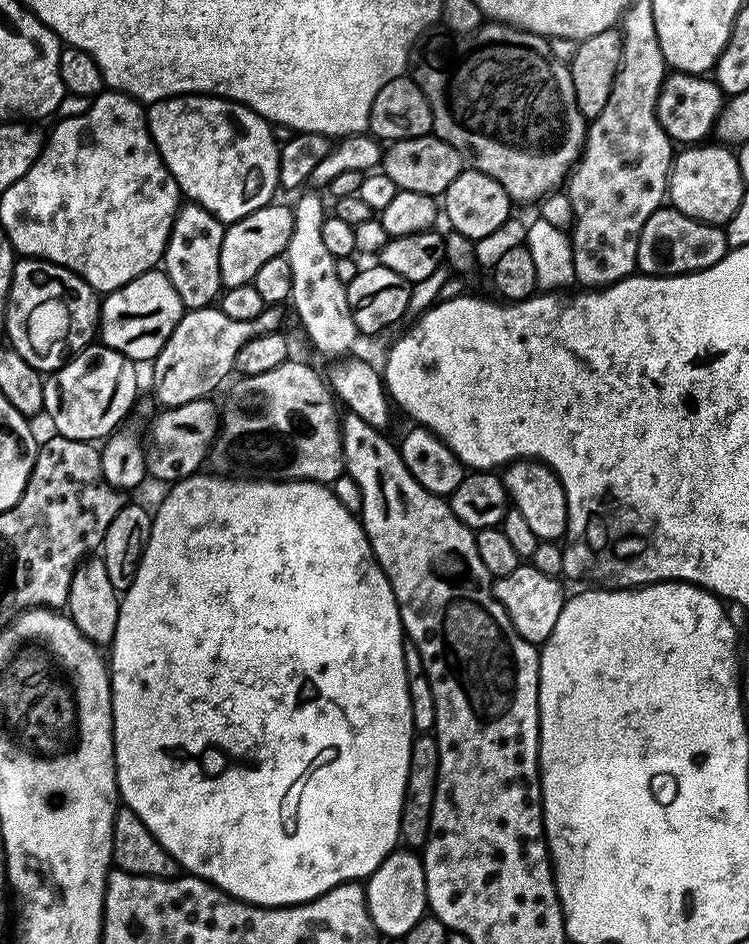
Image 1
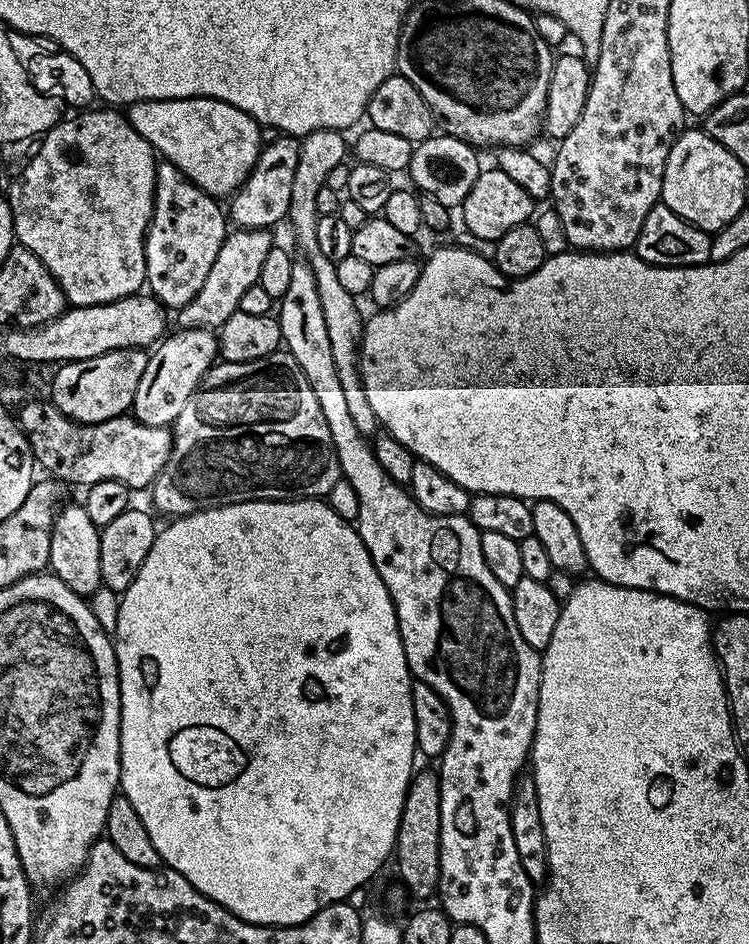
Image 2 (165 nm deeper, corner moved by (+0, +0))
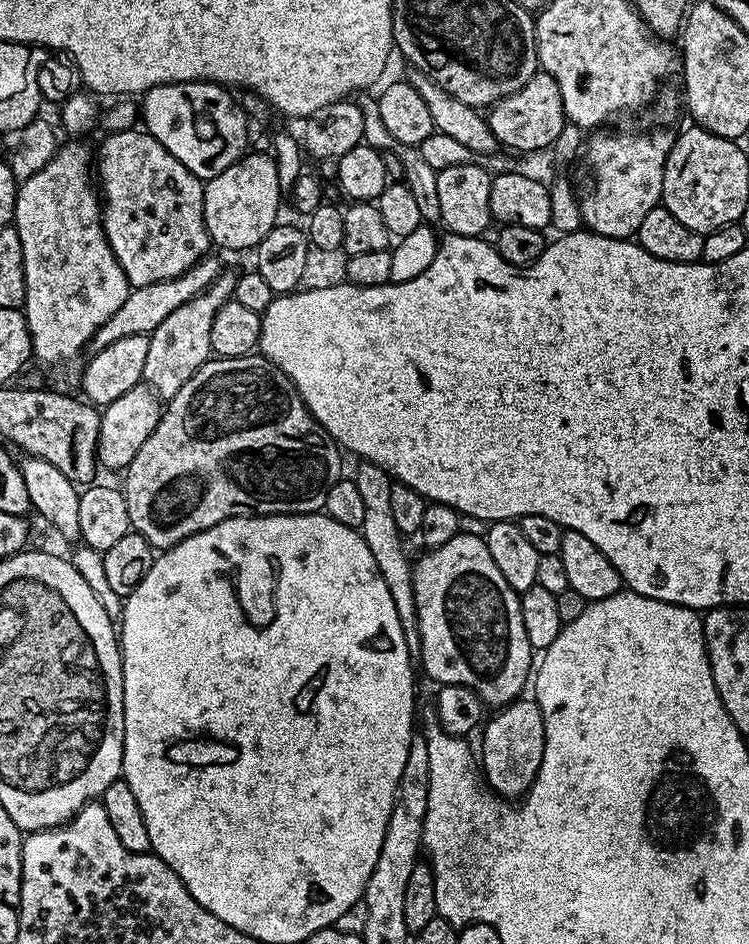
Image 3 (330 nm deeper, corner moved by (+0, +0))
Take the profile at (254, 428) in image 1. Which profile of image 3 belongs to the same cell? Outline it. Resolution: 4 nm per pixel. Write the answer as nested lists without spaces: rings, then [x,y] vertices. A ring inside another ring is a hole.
[[[253,354],[239,356],[238,358],[210,358],[197,372],[167,401],[166,407],[160,413],[158,426],[142,442],[142,450],[134,454],[132,461],[128,463],[123,473],[124,484],[122,491],[126,498],[126,510],[131,531],[137,532],[146,542],[152,544],[153,549],[163,550],[173,548],[178,542],[198,534],[202,530],[210,530],[210,526],[218,526],[218,522],[226,522],[226,518],[235,516],[293,516],[303,512],[319,512],[326,502],[326,494],[330,494],[330,486],[342,479],[340,472],[340,456],[342,449],[335,440],[328,436],[327,430],[319,424],[310,414],[310,410],[302,402],[298,390],[292,379],[274,362],[264,359],[263,355]]]

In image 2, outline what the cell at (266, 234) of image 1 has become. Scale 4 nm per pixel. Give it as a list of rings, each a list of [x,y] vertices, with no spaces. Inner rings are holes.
[[[236,228],[229,231],[222,242],[222,250],[218,250],[218,258],[214,258],[214,266],[210,266],[210,274],[202,285],[202,290],[194,294],[187,306],[179,309],[180,328],[216,330],[226,322],[226,318],[230,318],[230,314],[239,312],[238,302],[243,292],[260,282],[262,262],[274,246],[272,234],[266,228]]]

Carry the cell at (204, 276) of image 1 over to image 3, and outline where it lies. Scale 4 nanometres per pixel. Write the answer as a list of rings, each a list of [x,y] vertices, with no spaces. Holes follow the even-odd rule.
[[[129,130],[105,135],[100,152],[94,156],[94,176],[102,197],[102,223],[114,258],[126,274],[132,288],[150,286],[150,282],[166,282],[178,278],[194,262],[209,255],[210,241],[204,222],[204,184],[174,158],[162,143],[145,130]]]

